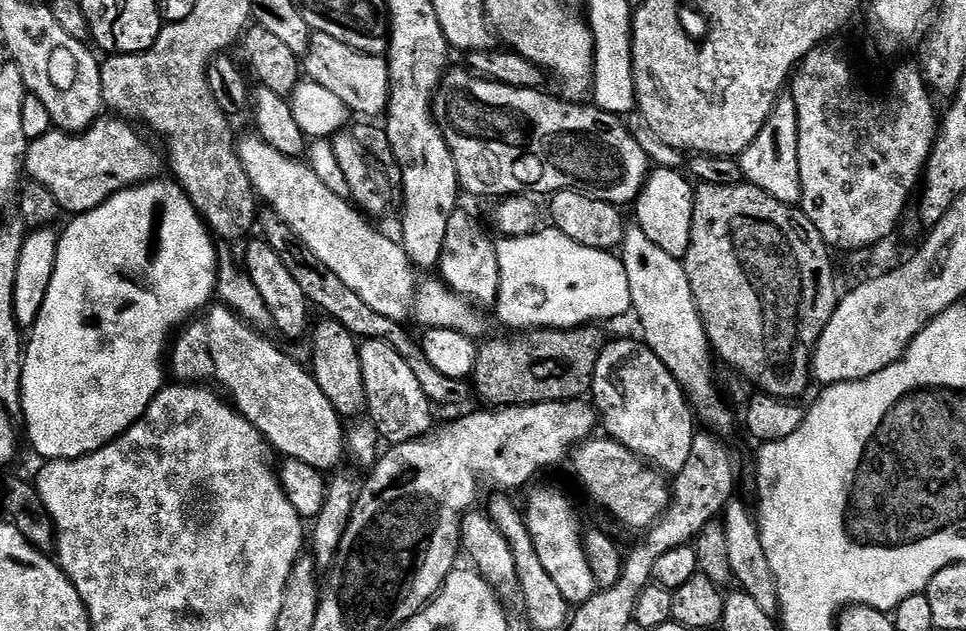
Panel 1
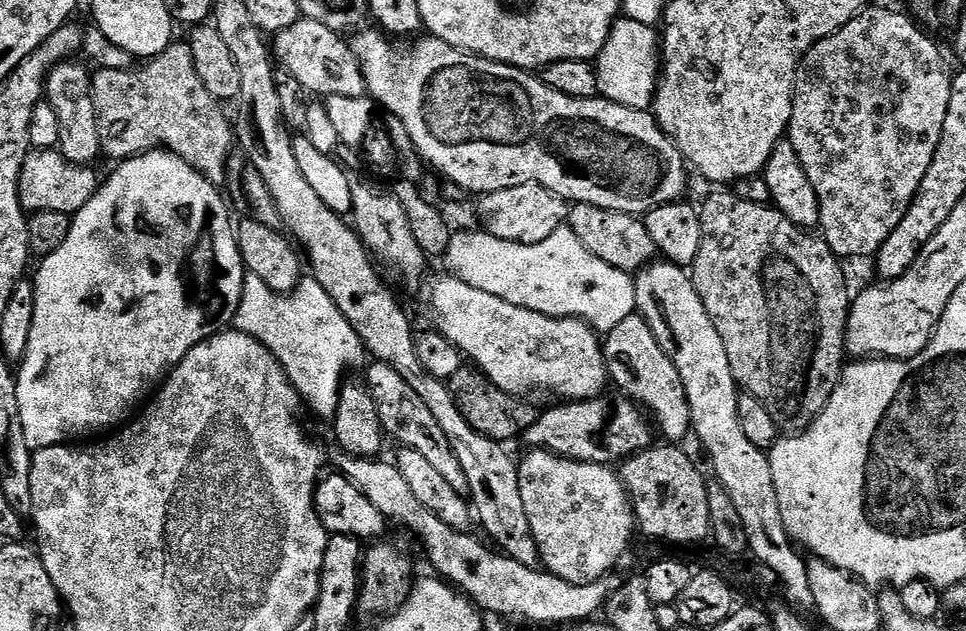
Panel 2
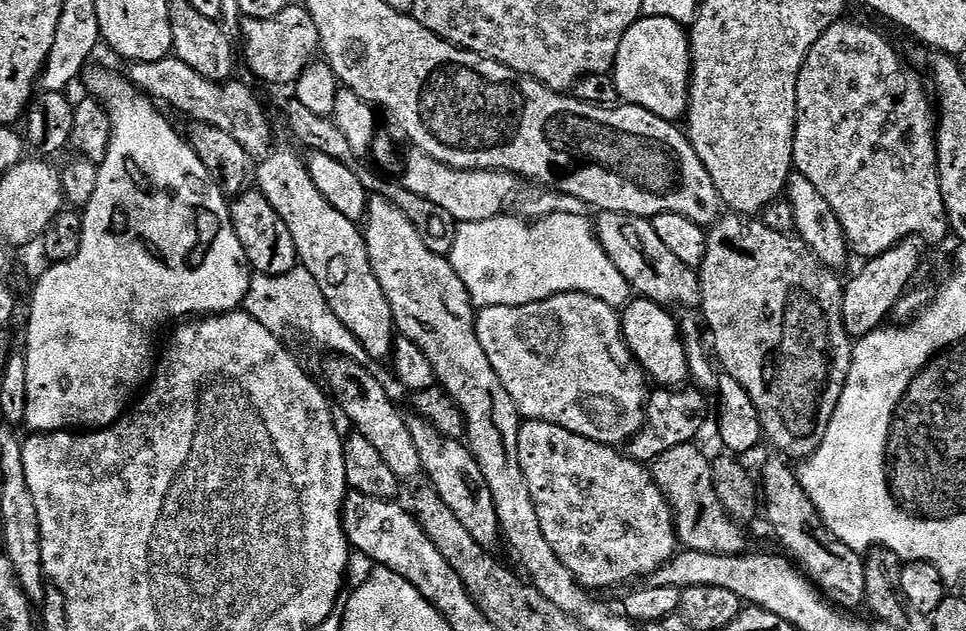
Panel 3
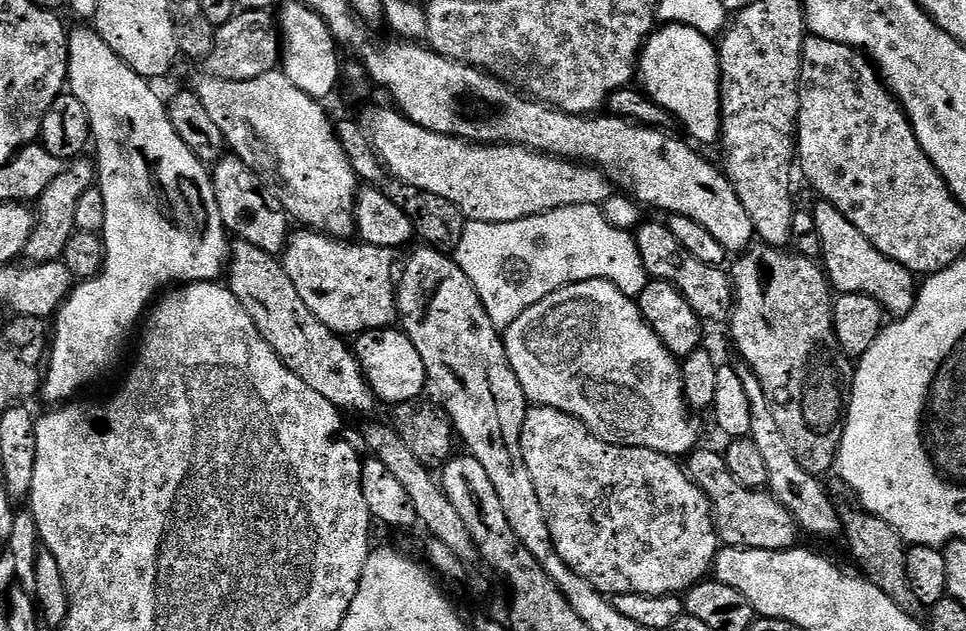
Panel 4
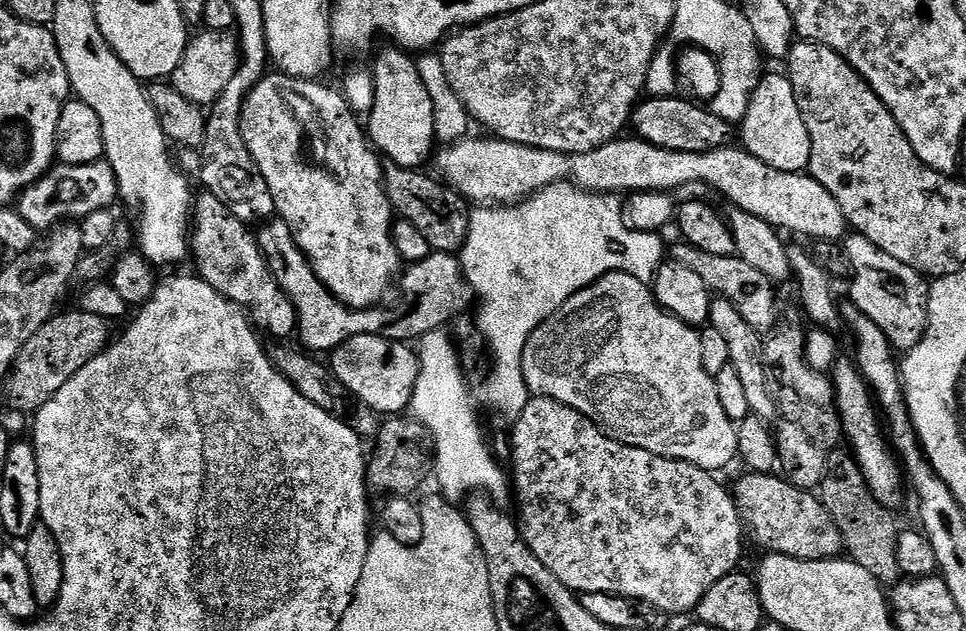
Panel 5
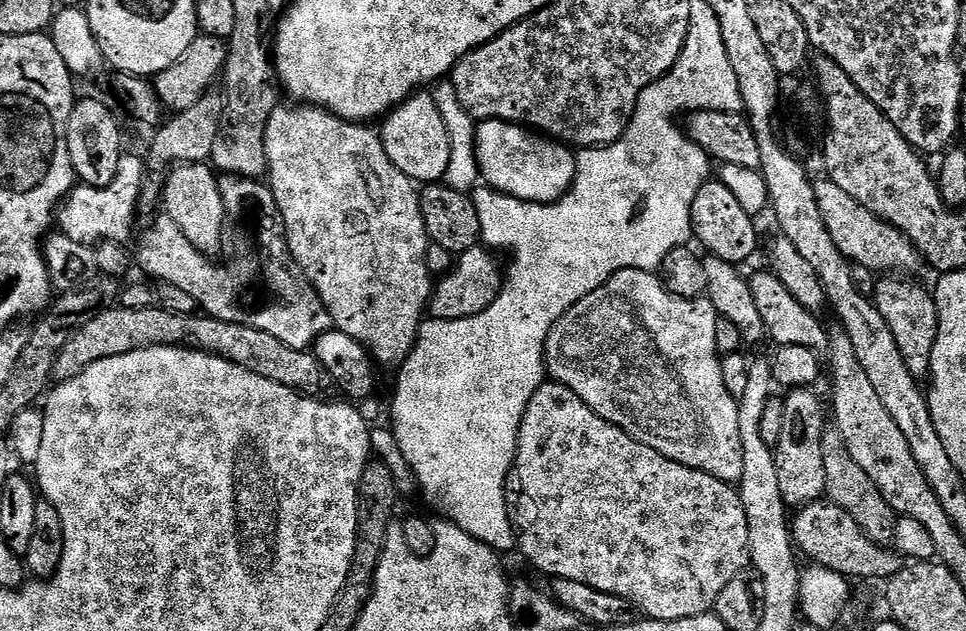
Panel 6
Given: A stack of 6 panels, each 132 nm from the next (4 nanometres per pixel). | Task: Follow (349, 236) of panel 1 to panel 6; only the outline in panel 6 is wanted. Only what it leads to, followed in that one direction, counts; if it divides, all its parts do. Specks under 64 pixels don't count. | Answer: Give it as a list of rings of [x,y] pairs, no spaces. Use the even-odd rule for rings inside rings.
[[[623,268],[621,272],[614,273],[601,288],[586,294],[586,298],[579,300],[570,310],[566,310],[566,314],[562,314],[562,318],[558,318],[558,322],[550,330],[544,343],[544,366],[547,375],[555,383],[574,390],[574,394],[578,394],[578,398],[582,398],[582,402],[586,402],[586,406],[590,406],[590,410],[594,410],[594,414],[598,414],[606,422],[618,426],[623,432],[630,434],[630,438],[658,450],[658,454],[662,454],[667,460],[684,464],[687,468],[697,468],[719,480],[739,482],[742,478],[742,460],[744,458],[742,438],[738,430],[740,406],[737,397],[732,396],[730,390],[726,390],[726,382],[722,382],[722,366],[720,365],[722,357],[720,351],[716,349],[717,319],[714,306],[707,298],[699,300],[678,298],[668,292],[668,289],[664,287],[664,281],[656,272]]]

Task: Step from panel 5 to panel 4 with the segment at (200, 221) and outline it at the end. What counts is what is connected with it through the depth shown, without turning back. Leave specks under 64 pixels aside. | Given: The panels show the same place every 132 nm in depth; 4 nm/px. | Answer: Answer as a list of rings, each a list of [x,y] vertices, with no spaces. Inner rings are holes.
[[[236,240],[231,245],[226,265],[226,287],[232,291],[234,298],[242,302],[242,310],[250,314],[250,318],[258,326],[258,334],[282,358],[282,362],[314,394],[322,394],[326,402],[330,402],[341,410],[353,408],[356,412],[372,412],[378,406],[378,399],[368,385],[368,379],[360,365],[355,351],[346,345],[345,337],[337,336],[306,307],[306,302],[298,298],[298,290],[294,290],[294,282],[286,274],[283,263],[269,252],[250,246],[250,242]]]

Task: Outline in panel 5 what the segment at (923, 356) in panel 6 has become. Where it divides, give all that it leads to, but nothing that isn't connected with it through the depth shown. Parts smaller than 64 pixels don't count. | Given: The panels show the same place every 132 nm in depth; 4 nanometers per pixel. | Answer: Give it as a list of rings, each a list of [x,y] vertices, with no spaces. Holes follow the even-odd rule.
[[[859,234],[849,235],[843,241],[842,247],[844,256],[852,267],[851,303],[860,312],[865,312],[870,320],[881,328],[882,334],[886,334],[886,338],[890,338],[893,348],[907,350],[918,346],[918,342],[928,328],[930,284],[925,273],[906,266],[906,262],[898,262],[898,258],[886,254],[886,250],[874,246],[874,242],[870,242]]]

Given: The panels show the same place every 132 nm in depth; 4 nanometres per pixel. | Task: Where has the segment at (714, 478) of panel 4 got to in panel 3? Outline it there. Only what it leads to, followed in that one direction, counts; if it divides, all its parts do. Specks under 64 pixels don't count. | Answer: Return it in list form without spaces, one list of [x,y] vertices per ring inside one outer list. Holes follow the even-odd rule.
[[[695,443],[674,446],[652,461],[650,471],[658,490],[672,507],[679,543],[690,552],[739,556],[745,551],[748,540],[739,523],[724,509],[714,488],[712,460]]]

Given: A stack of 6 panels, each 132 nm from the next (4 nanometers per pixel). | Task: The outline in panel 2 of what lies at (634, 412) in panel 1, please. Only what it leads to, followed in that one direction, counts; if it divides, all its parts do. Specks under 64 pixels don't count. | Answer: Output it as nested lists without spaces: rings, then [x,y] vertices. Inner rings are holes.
[[[633,314],[630,318],[622,318],[614,330],[610,330],[603,337],[602,347],[604,349],[604,368],[608,371],[608,379],[614,385],[617,384],[619,391],[627,396],[629,400],[636,401],[645,413],[650,417],[651,423],[655,425],[665,436],[668,442],[684,442],[687,436],[692,432],[692,419],[690,418],[690,402],[686,402],[686,390],[682,386],[682,378],[678,378],[678,370],[674,362],[658,346],[658,338],[654,338],[654,330],[644,320],[643,316]]]

